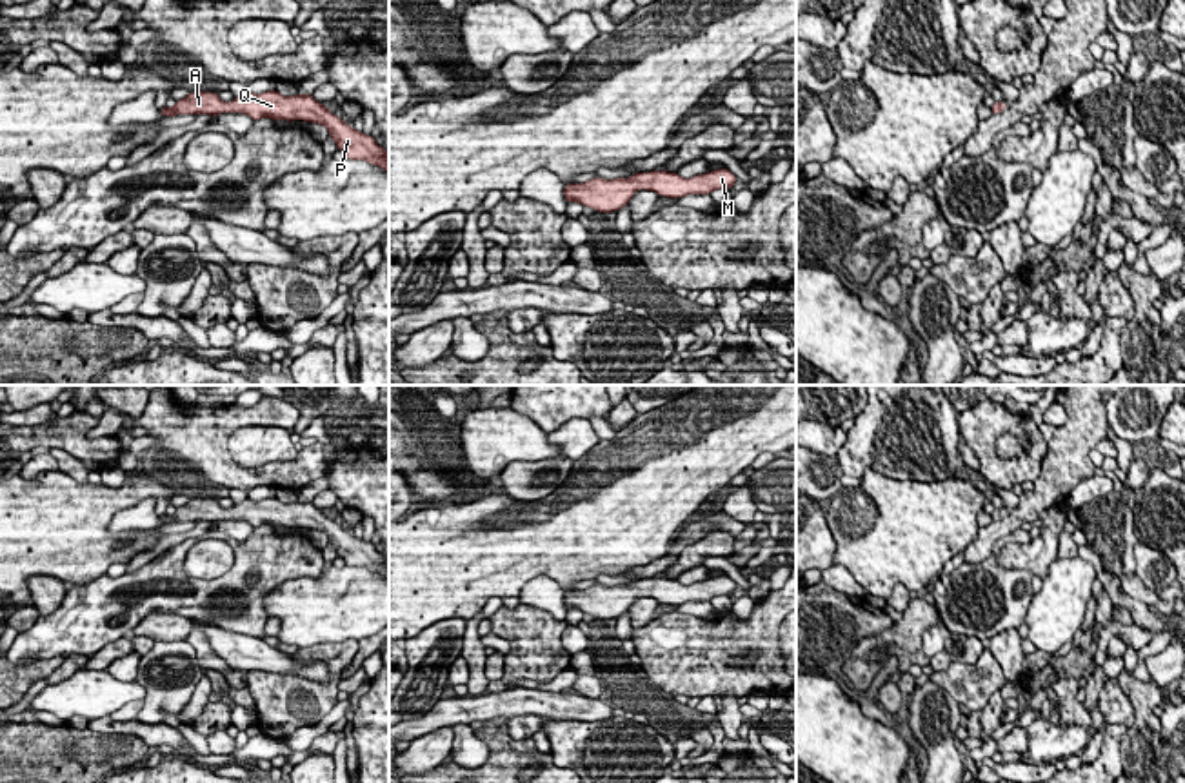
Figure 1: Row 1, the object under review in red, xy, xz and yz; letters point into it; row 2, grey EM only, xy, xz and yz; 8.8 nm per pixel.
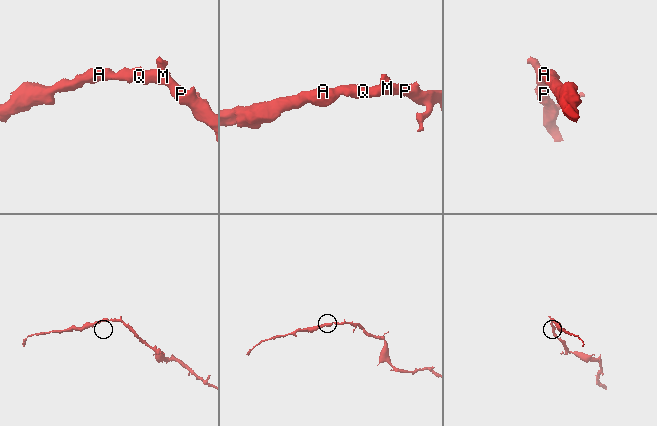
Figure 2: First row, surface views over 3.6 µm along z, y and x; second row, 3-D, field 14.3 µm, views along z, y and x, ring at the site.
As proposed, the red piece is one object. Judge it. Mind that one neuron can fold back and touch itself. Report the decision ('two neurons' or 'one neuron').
one neuron

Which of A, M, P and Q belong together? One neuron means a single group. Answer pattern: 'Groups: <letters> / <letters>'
Groups: A M P Q

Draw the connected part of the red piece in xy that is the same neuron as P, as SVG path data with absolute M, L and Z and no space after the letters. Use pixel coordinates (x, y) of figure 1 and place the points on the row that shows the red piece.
M276 89L253 94L245 91L231 104L222 102L218 93L194 91L185 98L176 100L173 107L162 107L162 116L176 114L222 114L222 113L244 113L254 122L260 118L273 120L304 120L311 124L322 124L327 127L329 136L336 142L336 147L351 160L365 160L389 173L389 153L376 144L371 134L363 134L354 127L349 127L327 107L313 98L313 94L282 96Z

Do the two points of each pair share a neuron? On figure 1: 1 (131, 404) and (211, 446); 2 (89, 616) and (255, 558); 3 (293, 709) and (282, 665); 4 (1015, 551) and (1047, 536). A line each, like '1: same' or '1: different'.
1: different
2: same
3: different
4: same

